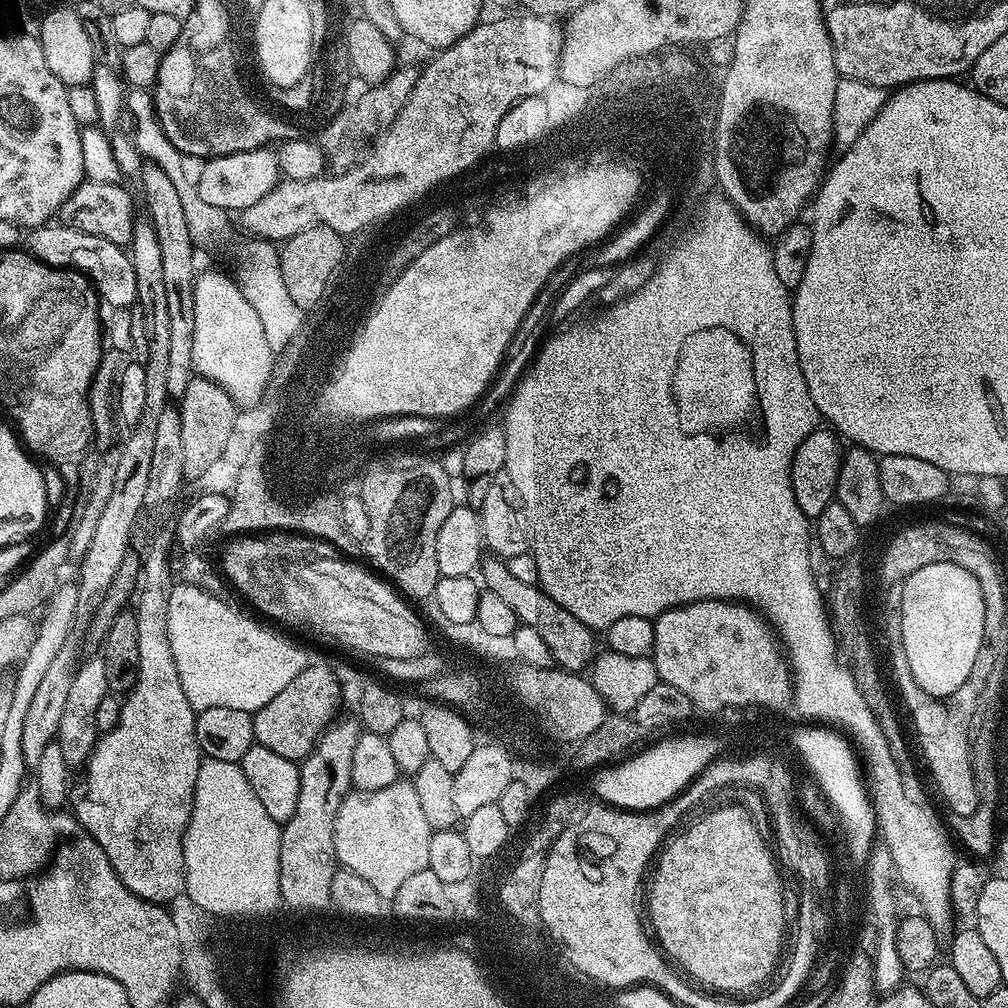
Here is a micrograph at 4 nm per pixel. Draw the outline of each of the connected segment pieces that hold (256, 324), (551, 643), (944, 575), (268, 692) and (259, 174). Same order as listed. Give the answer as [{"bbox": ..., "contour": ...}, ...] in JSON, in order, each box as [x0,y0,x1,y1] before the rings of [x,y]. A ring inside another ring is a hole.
[{"bbox":[192,271,268,406],"contour":[[[201,271],[196,277],[194,286],[194,354],[192,366],[197,376],[204,376],[213,380],[239,406],[245,401],[254,403],[256,397],[261,396],[268,376],[268,345],[265,344],[264,332],[261,332],[260,321],[255,312],[241,300],[240,285],[235,279],[230,280],[218,272]]]},{"bbox":[482,559,594,674],"contour":[[[485,559],[482,564],[483,570],[483,587],[487,591],[498,594],[498,598],[502,598],[502,602],[506,602],[506,606],[510,606],[510,610],[514,610],[520,624],[530,626],[539,634],[546,642],[547,649],[550,650],[555,667],[577,674],[583,673],[589,667],[594,656],[593,629],[578,622],[578,618],[574,618],[574,614],[570,614],[570,610],[566,610],[566,606],[558,606],[558,602],[554,602],[554,598],[550,598],[550,594],[543,592],[539,584],[522,582],[520,579],[514,578],[514,574],[510,574],[507,563],[503,559]]]},{"bbox":[898,562,983,698],"contour":[[[934,562],[914,571],[899,585],[901,632],[898,635],[898,647],[906,652],[913,681],[926,697],[949,698],[962,689],[970,676],[970,670],[978,657],[983,638],[983,596],[979,584],[970,570],[950,562]]]},{"bbox":[168,582,310,713],"contour":[[[181,582],[173,583],[170,594],[170,618],[168,619],[168,637],[174,650],[174,662],[182,678],[182,688],[189,699],[191,708],[197,713],[211,707],[229,706],[234,710],[246,710],[256,713],[266,706],[270,699],[286,690],[294,678],[309,663],[310,657],[292,640],[271,632],[264,624],[251,620],[244,612],[231,608],[227,600],[219,600],[204,593],[198,586]]]},{"bbox":[197,147,282,214],"contour":[[[271,147],[205,159],[204,164],[205,170],[202,172],[197,188],[202,202],[221,207],[230,214],[239,214],[245,208],[254,206],[254,202],[266,198],[266,194],[270,194],[270,190],[274,190],[276,184],[279,184],[282,179],[279,158]]]}]

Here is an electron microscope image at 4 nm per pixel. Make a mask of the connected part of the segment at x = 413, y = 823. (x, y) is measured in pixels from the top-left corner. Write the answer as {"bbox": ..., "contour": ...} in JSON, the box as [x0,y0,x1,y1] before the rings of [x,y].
{"bbox":[334,779,433,898],"contour":[[[407,779],[397,780],[386,790],[352,790],[342,802],[338,818],[334,818],[336,863],[370,882],[380,896],[390,898],[398,894],[406,878],[428,867],[433,831],[420,809],[418,794]]]}

